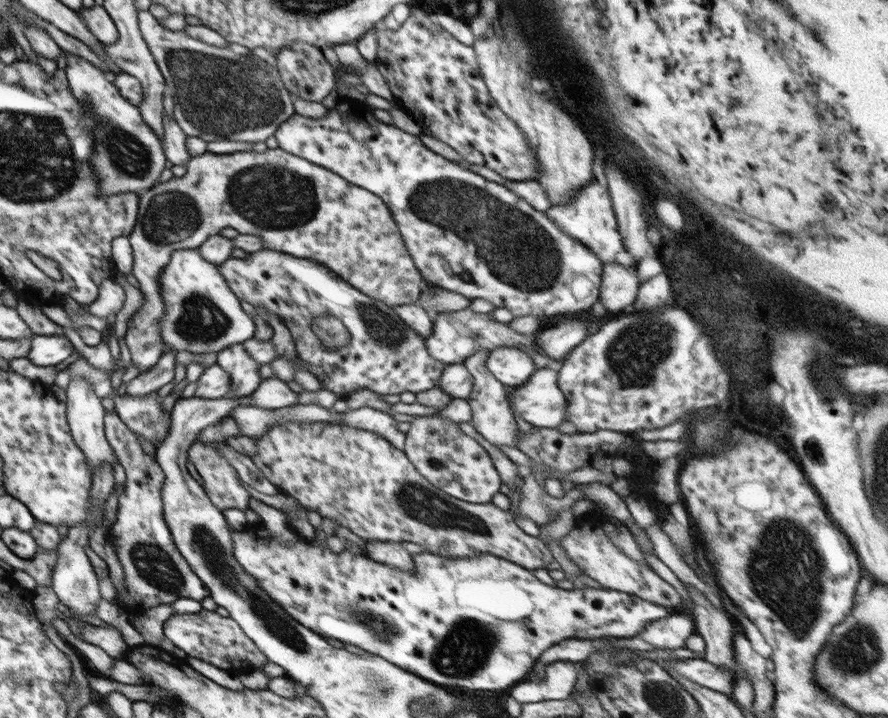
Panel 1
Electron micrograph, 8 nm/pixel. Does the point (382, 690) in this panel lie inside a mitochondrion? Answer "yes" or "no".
yes

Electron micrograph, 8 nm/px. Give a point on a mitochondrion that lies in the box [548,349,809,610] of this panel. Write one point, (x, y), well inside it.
(707, 432)

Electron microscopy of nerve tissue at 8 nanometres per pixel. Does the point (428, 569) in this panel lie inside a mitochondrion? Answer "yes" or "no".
no

